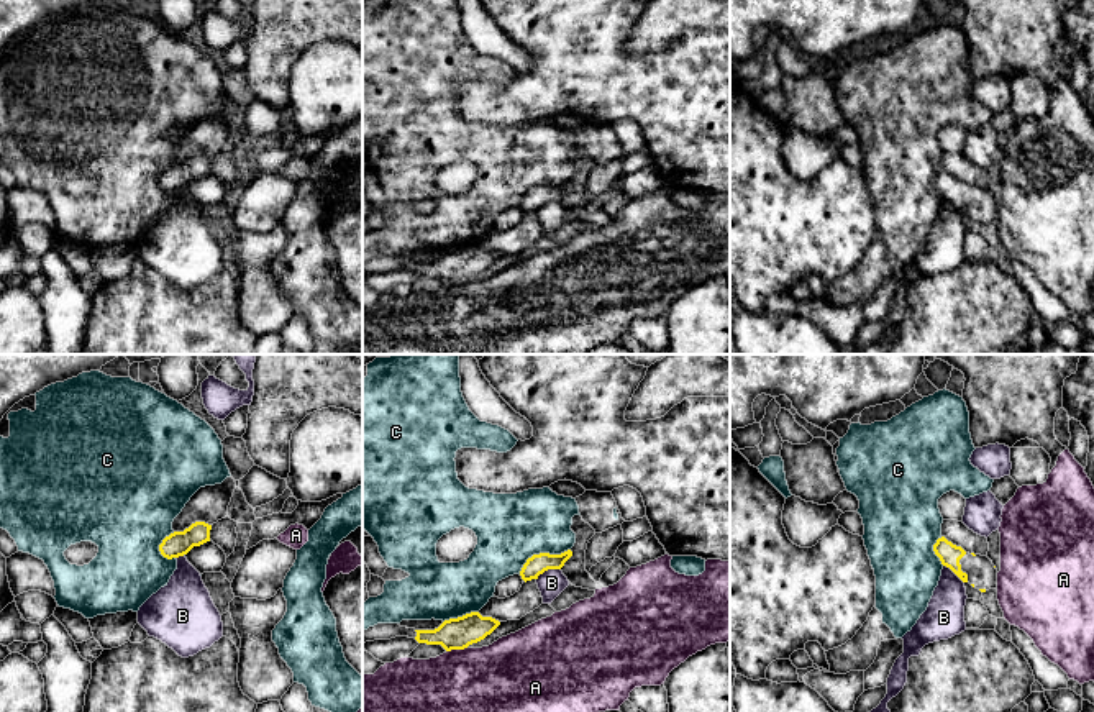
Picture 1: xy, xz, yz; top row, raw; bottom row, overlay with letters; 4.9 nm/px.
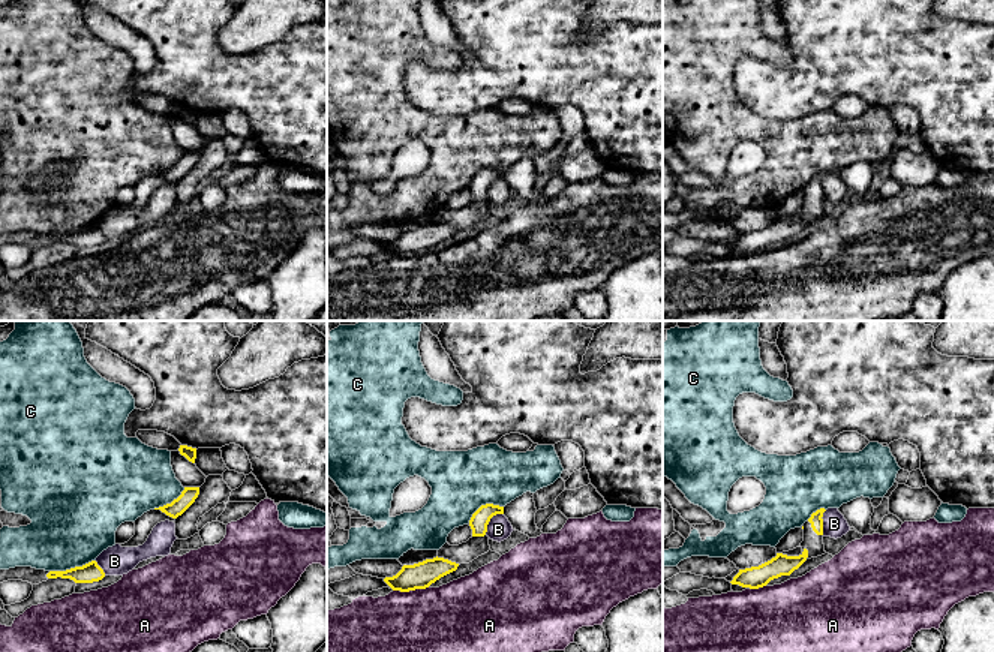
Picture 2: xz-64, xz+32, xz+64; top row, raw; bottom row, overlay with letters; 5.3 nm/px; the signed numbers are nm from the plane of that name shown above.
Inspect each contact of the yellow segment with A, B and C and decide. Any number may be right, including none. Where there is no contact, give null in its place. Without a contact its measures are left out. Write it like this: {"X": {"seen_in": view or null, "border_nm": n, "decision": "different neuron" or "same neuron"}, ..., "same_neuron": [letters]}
{"A": {"seen_in": "xz", "border_nm": 110, "decision": "different neuron"}, "B": {"seen_in": "xz", "border_nm": 130, "decision": "different neuron"}, "C": {"seen_in": "xz", "border_nm": 280, "decision": "different neuron"}, "same_neuron": []}

